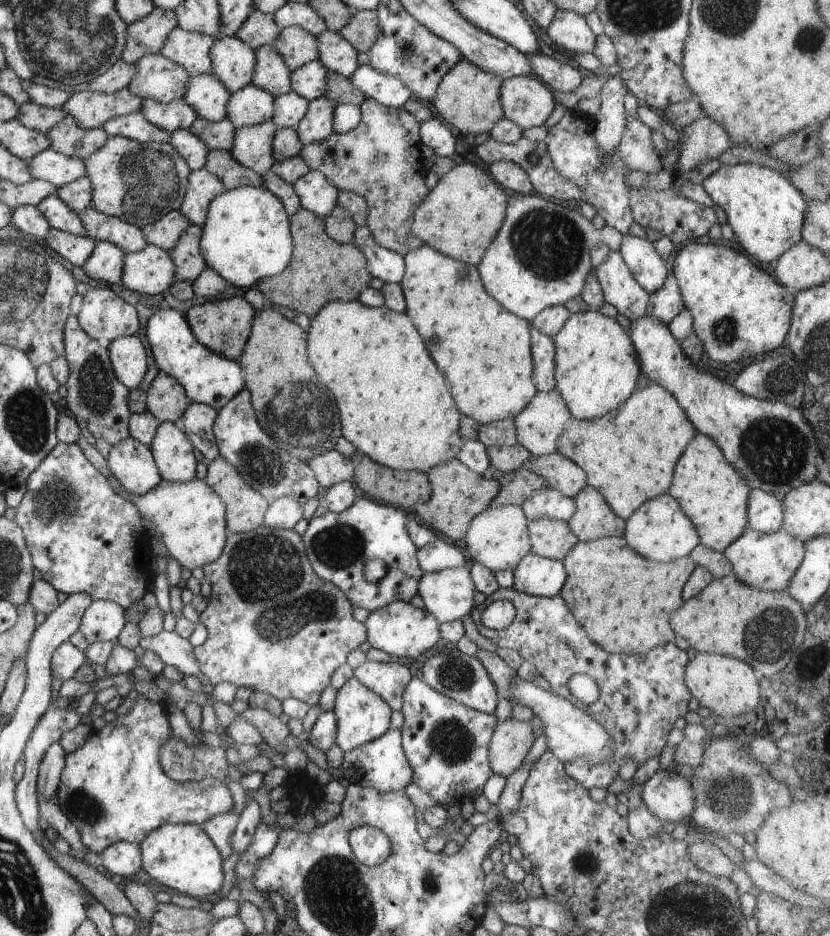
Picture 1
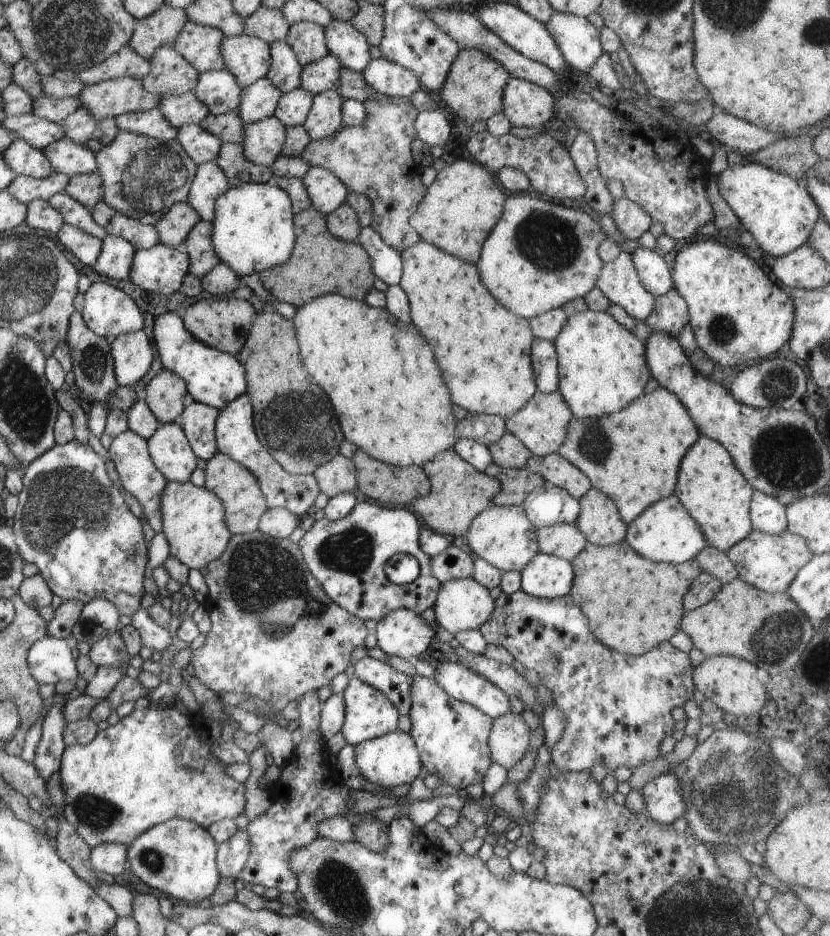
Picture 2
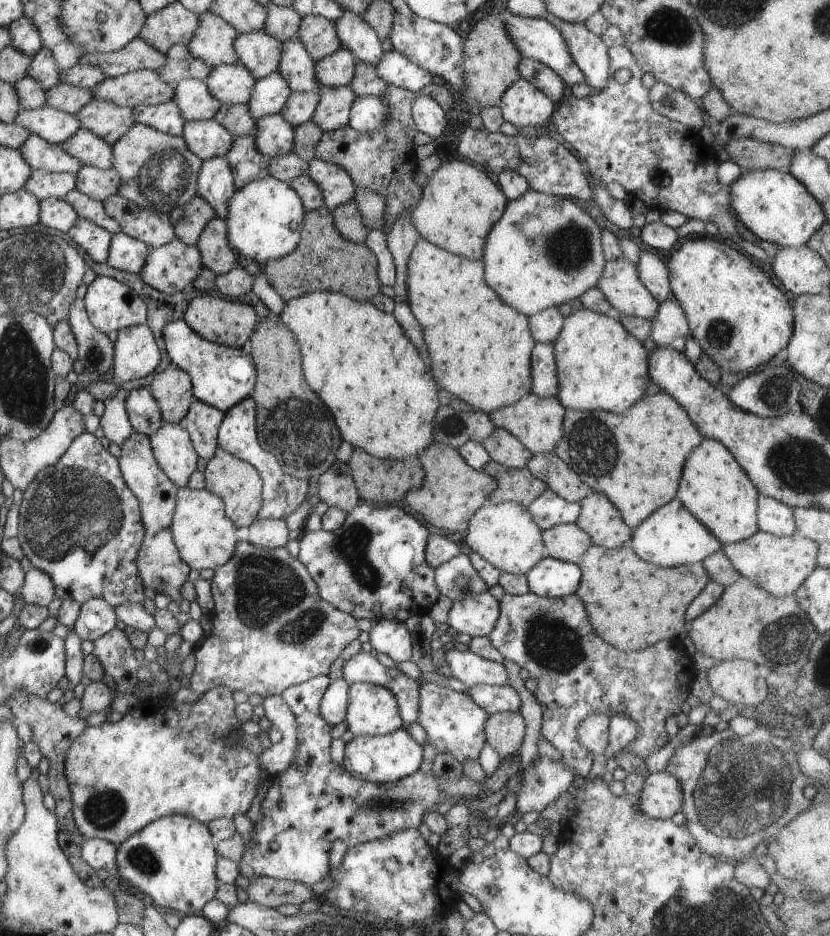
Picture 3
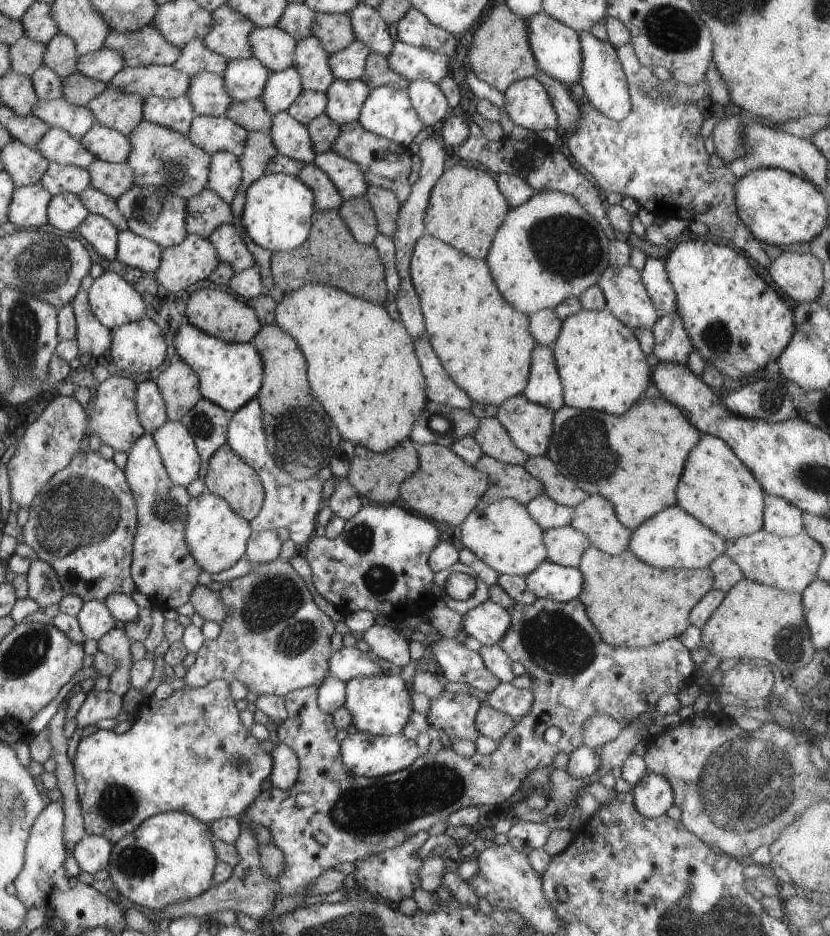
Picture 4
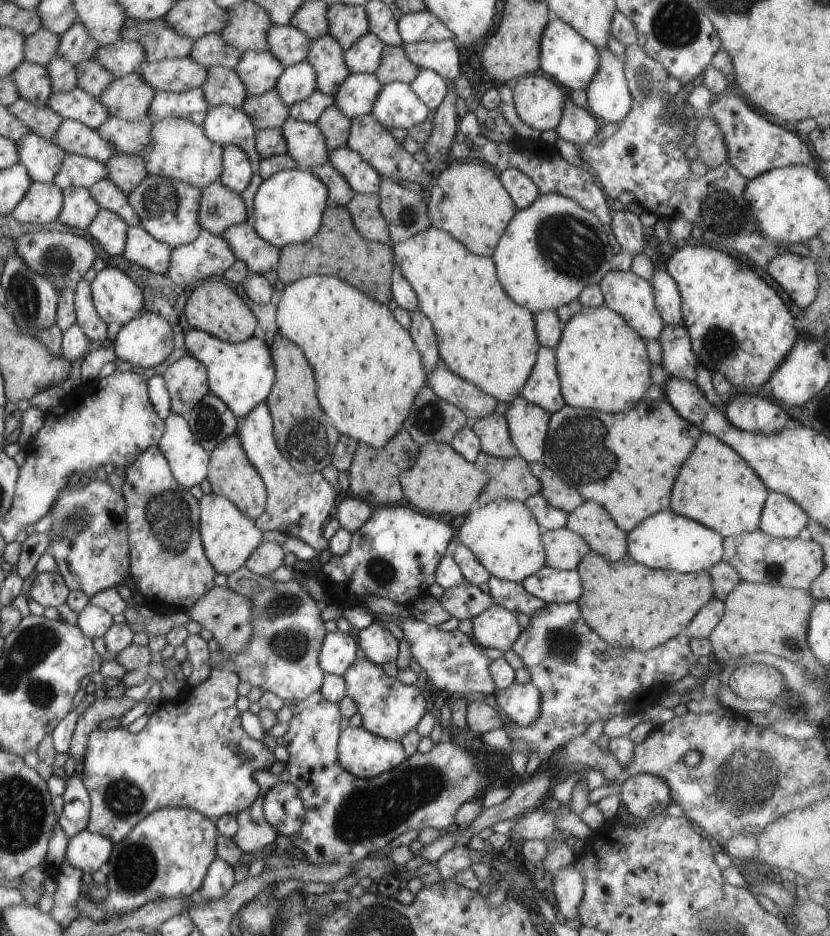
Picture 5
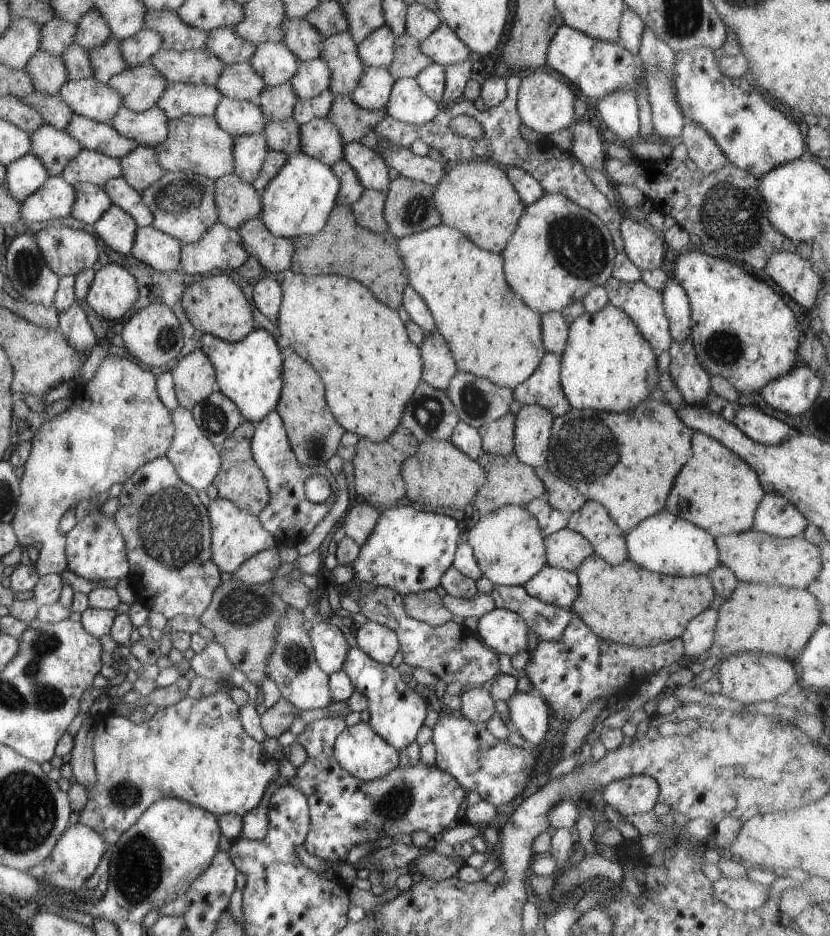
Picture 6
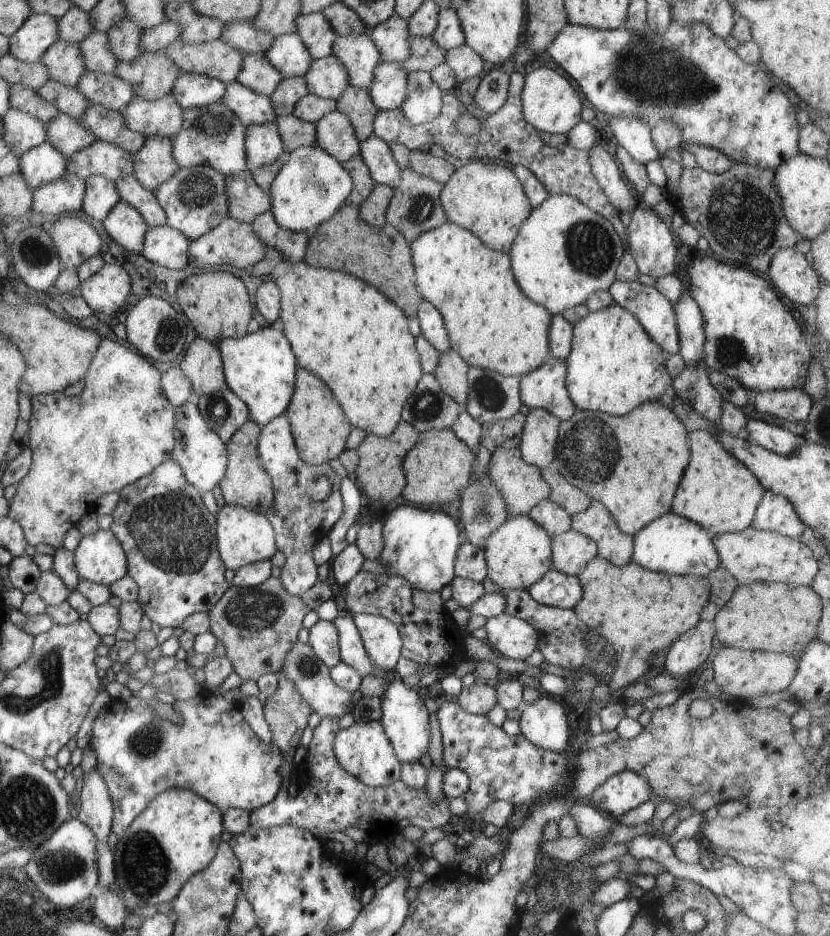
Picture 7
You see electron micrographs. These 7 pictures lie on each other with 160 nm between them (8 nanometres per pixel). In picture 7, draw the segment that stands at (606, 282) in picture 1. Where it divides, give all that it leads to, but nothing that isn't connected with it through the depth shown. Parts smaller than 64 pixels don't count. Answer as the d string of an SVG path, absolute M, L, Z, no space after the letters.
M615 281L608 288L608 292L612 294L615 304L622 306L622 308L631 312L638 319L648 336L662 350L665 350L669 355L678 353L680 343L677 329L677 314L670 301L656 287L643 285L640 281Z

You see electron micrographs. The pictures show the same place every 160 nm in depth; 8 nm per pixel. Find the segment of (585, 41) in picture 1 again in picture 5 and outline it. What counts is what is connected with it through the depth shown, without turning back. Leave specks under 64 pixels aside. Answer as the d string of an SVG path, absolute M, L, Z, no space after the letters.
M609 47L598 48L599 65L596 74L585 88L587 94L587 110L599 120L606 123L619 123L630 112L632 95L625 75L625 63L612 52Z

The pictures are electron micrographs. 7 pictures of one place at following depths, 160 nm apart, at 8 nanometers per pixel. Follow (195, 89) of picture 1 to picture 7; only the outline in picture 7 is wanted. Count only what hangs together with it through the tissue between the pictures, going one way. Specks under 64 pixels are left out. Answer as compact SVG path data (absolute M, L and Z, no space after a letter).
M297 33L276 37L265 56L284 78L305 76L314 62L312 54Z

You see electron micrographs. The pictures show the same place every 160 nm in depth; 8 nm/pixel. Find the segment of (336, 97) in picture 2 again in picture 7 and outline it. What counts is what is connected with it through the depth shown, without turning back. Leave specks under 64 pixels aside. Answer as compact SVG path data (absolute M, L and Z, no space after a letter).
M381 62L374 70L370 98L378 111L400 109L407 98L408 72L402 62Z

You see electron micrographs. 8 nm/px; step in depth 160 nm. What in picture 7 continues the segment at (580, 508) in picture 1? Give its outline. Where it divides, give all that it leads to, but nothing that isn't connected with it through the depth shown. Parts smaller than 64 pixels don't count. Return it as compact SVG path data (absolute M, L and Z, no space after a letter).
M598 501L571 515L571 528L587 536L597 544L598 555L616 566L630 562L633 551L633 536L622 532L610 511Z

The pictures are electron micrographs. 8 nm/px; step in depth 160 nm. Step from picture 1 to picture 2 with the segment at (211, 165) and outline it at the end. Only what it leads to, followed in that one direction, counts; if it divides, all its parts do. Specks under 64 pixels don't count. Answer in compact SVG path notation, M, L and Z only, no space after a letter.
M222 143L214 162L228 177L231 187L246 183L268 183L273 177L269 167L261 167L250 162L244 156L243 146L238 143Z

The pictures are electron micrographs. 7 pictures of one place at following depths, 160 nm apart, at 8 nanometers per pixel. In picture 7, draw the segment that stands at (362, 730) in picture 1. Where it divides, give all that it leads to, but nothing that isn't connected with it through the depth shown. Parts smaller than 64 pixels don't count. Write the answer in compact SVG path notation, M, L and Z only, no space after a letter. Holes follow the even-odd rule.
M338 615L333 623L339 632L339 653L342 663L357 670L363 678L369 675L386 674L368 656L352 615L347 618ZM394 675L381 697L380 724L383 725L384 733L390 745L394 748L396 757L400 763L417 762L429 750L431 732L429 728L430 714L426 709L425 702L418 696L417 690L403 684L403 680Z

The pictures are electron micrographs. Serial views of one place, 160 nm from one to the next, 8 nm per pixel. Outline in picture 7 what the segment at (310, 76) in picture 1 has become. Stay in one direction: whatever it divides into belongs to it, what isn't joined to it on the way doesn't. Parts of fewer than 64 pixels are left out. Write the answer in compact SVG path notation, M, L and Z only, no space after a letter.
M392 14L388 20L370 29L367 36L374 40L382 62L404 63L410 58L408 20L398 14Z

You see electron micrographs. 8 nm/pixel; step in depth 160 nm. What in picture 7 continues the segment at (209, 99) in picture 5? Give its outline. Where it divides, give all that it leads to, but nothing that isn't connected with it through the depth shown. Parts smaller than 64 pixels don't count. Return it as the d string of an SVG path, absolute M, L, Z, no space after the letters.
M248 54L244 55L243 69L238 74L237 82L262 96L271 96L283 78L265 55Z

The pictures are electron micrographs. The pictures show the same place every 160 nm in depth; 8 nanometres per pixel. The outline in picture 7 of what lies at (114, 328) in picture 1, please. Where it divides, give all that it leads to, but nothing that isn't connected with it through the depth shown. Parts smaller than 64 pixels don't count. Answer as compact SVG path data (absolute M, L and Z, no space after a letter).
M120 263L103 264L94 276L79 284L82 298L94 315L105 319L131 300L131 276Z

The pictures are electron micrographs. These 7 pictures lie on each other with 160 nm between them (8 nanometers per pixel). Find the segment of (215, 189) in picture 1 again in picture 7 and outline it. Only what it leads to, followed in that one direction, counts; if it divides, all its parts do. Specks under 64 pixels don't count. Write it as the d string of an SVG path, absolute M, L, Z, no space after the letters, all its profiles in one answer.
M276 122L248 126L246 132L246 156L248 172L284 159L284 142Z

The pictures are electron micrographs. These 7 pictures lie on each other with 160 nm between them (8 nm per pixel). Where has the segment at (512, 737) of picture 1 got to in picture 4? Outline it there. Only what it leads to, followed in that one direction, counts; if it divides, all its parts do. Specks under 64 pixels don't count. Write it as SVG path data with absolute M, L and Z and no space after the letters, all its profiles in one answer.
M483 703L476 715L475 725L480 735L487 736L499 743L517 725L518 721Z

